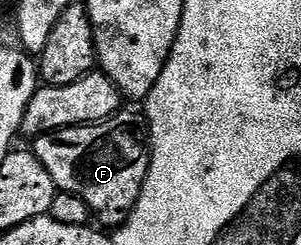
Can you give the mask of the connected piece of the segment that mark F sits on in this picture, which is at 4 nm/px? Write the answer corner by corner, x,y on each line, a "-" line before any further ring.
128,108
93,126
72,126
50,134
41,134
38,138
32,139
31,149
43,164
43,168
47,168
58,191
79,196
79,200
89,205
92,217
102,222
102,227
116,228
126,222
139,200
151,164
149,123
145,121
144,113
132,114

